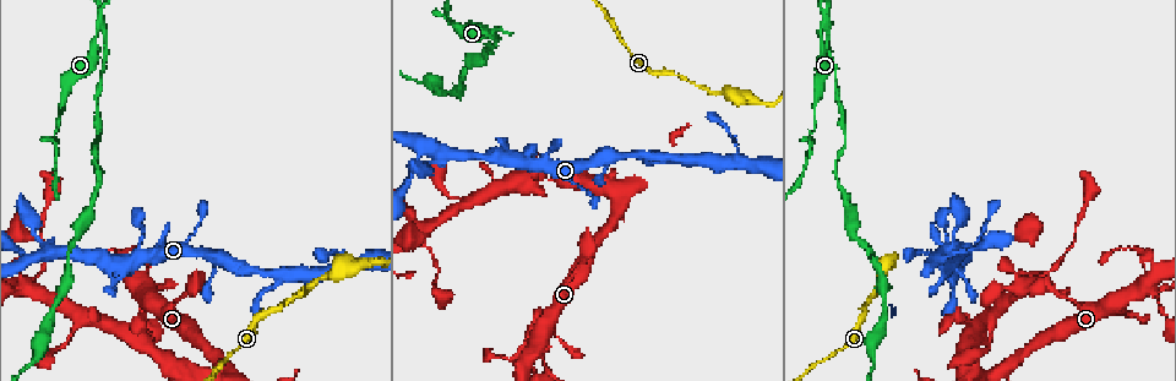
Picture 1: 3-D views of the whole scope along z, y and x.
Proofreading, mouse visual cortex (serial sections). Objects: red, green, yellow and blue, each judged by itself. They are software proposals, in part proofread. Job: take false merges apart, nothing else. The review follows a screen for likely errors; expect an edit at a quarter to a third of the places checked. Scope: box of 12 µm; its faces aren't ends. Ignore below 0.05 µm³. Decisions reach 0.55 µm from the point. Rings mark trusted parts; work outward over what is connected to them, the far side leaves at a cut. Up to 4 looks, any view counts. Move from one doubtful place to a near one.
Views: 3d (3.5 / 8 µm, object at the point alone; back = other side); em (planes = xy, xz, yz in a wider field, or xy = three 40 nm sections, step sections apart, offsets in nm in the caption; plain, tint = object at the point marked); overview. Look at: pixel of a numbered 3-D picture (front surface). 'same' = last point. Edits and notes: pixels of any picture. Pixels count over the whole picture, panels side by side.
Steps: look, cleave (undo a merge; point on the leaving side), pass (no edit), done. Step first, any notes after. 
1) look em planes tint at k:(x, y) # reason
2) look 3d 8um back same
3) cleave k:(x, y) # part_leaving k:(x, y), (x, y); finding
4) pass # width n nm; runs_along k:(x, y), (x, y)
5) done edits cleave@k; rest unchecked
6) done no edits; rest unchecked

look 3d 3.5um at 1:(341, 268) # sudden change in width

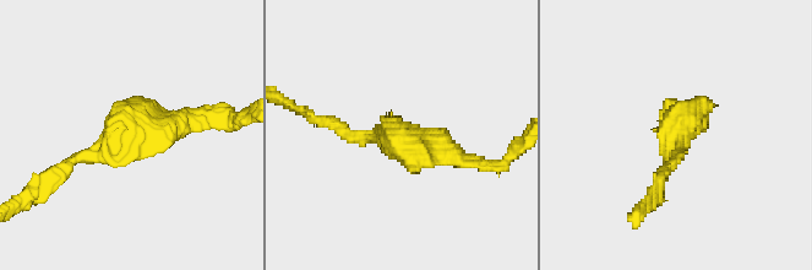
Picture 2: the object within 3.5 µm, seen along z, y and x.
look em planes tint at 2:(124, 127)

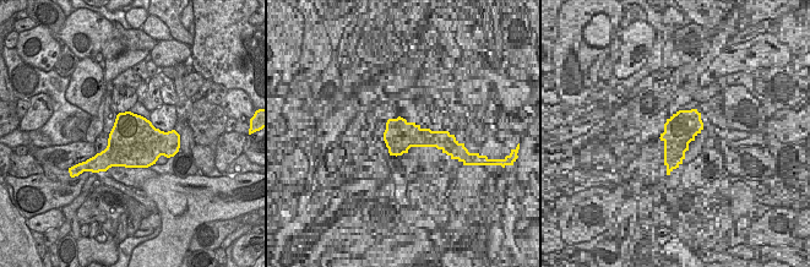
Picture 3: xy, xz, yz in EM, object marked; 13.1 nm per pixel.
pass # runs_along 2:(59, 173), (123, 128), (199, 120); one cell here

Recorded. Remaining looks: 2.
look em planes tint at 1:(808, 139) # narrows sharply

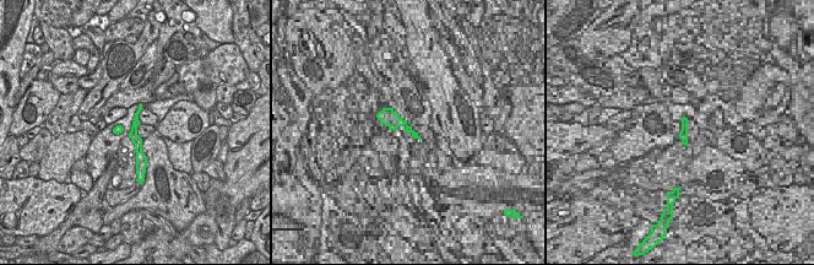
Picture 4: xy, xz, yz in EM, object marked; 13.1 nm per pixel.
look 3d 3.5um same # see where the arms go

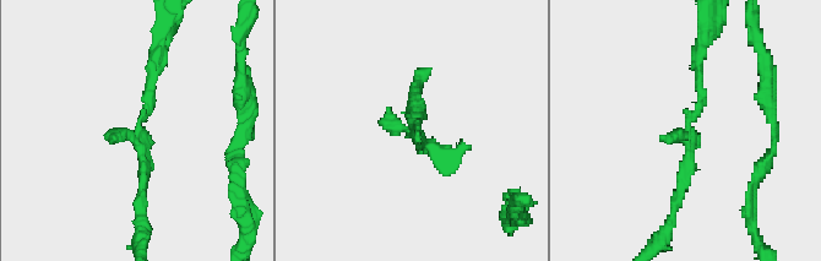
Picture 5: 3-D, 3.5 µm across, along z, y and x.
pass # width 130 nm; runs_along 5:(699, 54), (702, 103), (674, 208); all the same cell

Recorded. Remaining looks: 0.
done no edits; rest unchecked

